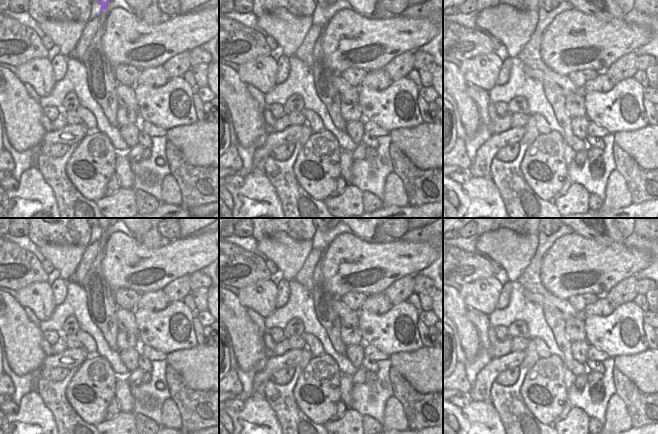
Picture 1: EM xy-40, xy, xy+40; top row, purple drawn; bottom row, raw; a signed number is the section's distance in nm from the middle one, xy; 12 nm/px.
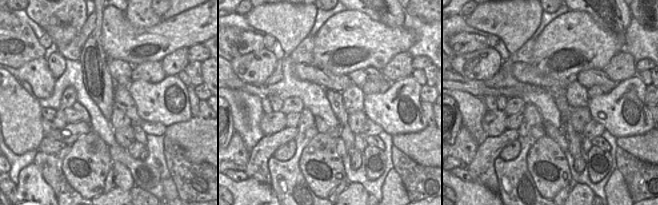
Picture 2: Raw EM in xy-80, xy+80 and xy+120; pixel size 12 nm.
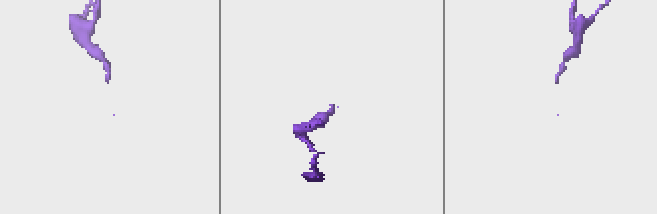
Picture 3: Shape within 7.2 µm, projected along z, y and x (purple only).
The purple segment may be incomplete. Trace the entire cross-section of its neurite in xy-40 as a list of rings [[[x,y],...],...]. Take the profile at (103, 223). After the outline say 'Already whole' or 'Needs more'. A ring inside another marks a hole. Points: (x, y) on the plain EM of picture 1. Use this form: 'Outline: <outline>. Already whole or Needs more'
Outline: [[[98,218],[98,226],[101,228],[100,248],[81,286],[86,293],[90,318],[102,332],[109,348],[118,351],[116,340],[119,331],[116,317],[118,306],[114,302],[113,291],[107,284],[101,268],[109,237],[106,232],[109,222],[110,218]]]. Needs more.

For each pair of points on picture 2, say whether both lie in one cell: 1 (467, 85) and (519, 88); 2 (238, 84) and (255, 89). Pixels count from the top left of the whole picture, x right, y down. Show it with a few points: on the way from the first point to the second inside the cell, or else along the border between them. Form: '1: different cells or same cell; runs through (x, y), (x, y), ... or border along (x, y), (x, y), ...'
1: same cell; runs through (480, 90), (506, 91)
2: same cell; runs through (242, 86), (251, 88)

